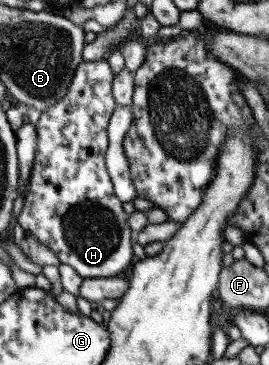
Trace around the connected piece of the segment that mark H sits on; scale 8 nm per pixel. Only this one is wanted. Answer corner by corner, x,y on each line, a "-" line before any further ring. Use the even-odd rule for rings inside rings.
106,58
99,61
82,61
77,65
67,91
55,105
40,113
36,123
36,152
27,194
22,197
22,209
17,223
25,236
34,237
41,245
50,249
61,264
67,264
85,278
118,276
131,265
133,232
128,226
128,215
123,212
121,202
115,197
108,176
104,153
108,144
106,127
116,105
111,95
114,75

